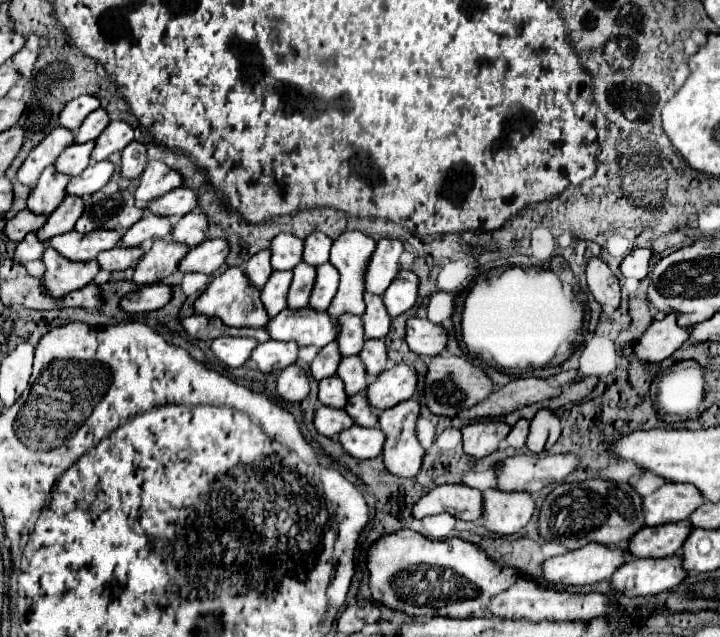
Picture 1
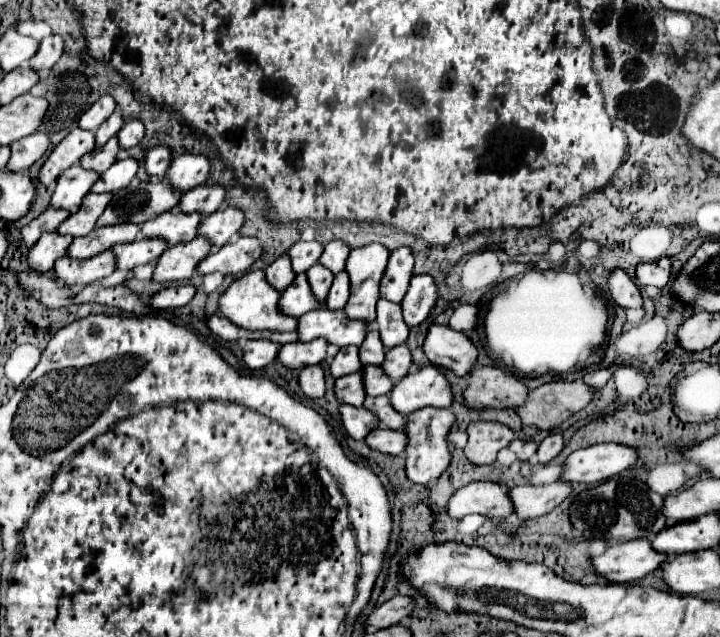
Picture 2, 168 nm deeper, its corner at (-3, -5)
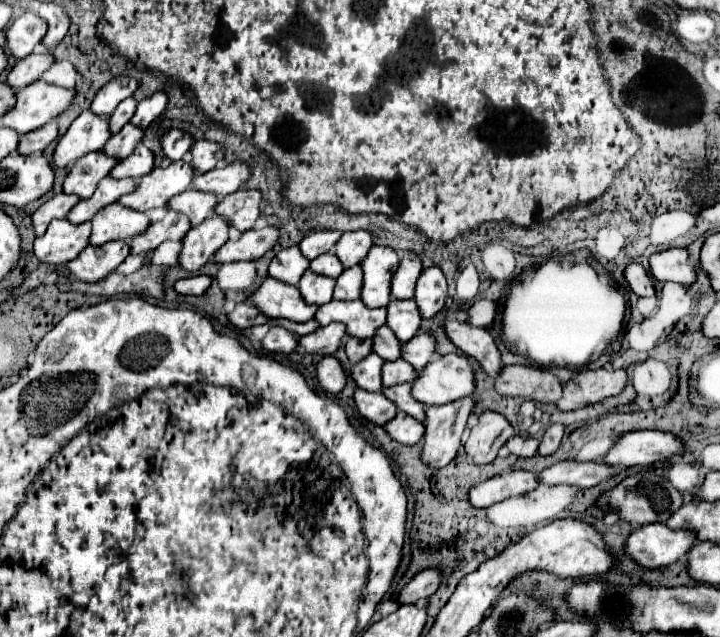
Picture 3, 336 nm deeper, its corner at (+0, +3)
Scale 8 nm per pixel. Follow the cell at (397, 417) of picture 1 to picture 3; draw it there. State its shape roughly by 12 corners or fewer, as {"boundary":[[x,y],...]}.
{"boundary":[[476,401],[428,407],[422,461],[440,469],[456,457]]}

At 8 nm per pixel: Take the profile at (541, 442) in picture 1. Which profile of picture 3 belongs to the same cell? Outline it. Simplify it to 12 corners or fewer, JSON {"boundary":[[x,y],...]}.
{"boundary":[[550,425],[538,453],[552,455],[558,449],[564,427]]}

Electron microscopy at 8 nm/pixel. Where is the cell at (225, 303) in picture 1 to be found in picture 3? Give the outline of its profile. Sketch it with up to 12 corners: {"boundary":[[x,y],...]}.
{"boundary":[[262,281],[250,301],[268,317],[314,319],[296,287]]}

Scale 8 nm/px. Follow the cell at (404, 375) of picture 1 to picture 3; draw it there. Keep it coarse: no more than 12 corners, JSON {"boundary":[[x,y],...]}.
{"boundary":[[466,355],[434,359],[412,383],[428,407],[472,395]]}

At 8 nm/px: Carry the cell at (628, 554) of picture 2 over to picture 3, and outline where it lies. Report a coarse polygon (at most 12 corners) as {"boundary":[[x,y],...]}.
{"boundary":[[648,523],[626,553],[658,569],[686,555],[694,529]]}

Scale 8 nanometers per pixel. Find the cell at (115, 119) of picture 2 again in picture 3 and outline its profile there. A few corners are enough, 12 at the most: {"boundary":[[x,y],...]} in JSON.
{"boundary":[[134,97],[110,115],[110,131],[118,133],[136,111]]}

